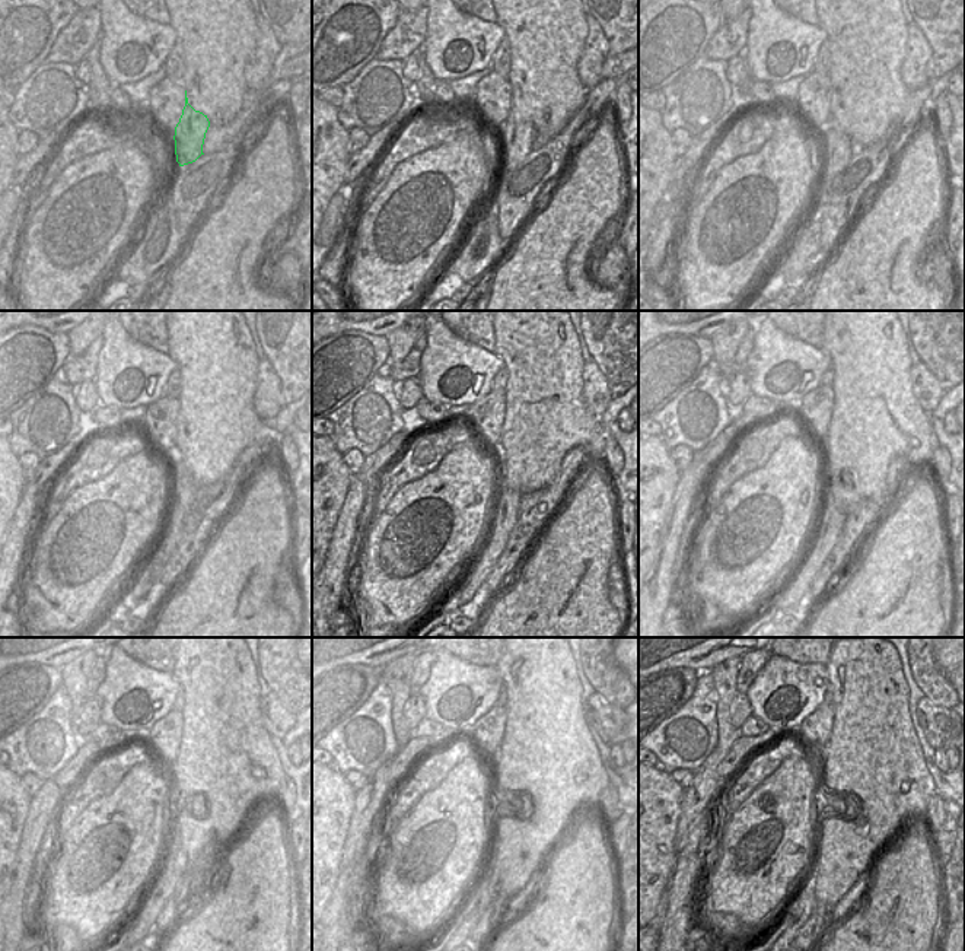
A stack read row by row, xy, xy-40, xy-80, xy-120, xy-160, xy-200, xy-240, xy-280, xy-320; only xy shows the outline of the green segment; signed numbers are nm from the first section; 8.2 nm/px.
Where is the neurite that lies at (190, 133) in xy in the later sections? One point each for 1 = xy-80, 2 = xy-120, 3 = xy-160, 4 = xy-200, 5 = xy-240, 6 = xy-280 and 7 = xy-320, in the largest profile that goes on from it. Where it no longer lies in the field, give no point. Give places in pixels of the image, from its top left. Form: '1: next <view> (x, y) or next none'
1: next xy-80 (838, 149)
2: next xy-120 (184, 489)
3: next xy-160 (508, 501)
4: next xy-200 (831, 521)
5: next xy-240 (139, 926)
6: next xy-280 (486, 890)
7: next xy-320 (802, 906)

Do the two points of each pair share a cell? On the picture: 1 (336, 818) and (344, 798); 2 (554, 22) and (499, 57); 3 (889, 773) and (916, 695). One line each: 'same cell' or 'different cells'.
1: same cell
2: different cells
3: different cells

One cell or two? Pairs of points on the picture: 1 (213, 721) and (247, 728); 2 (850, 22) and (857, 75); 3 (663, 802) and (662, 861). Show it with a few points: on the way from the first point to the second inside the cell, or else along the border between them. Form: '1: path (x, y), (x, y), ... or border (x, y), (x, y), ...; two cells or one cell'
1: path (222, 725), (225, 728), (238, 728); one cell
2: path (857, 35), (857, 61); one cell
3: path (662, 817), (662, 846); one cell

